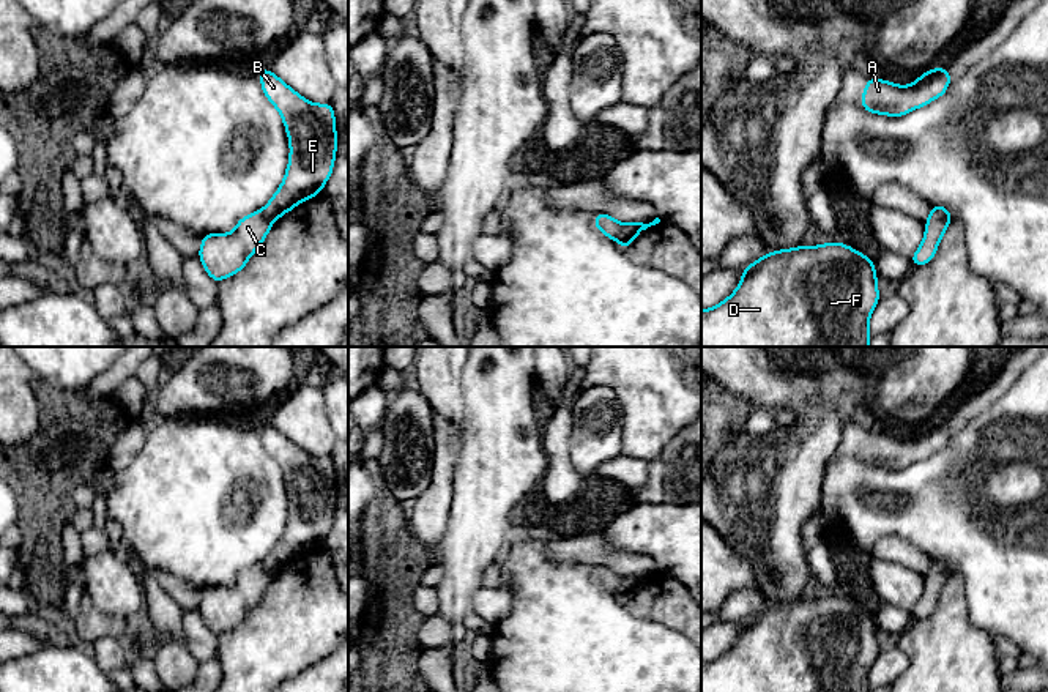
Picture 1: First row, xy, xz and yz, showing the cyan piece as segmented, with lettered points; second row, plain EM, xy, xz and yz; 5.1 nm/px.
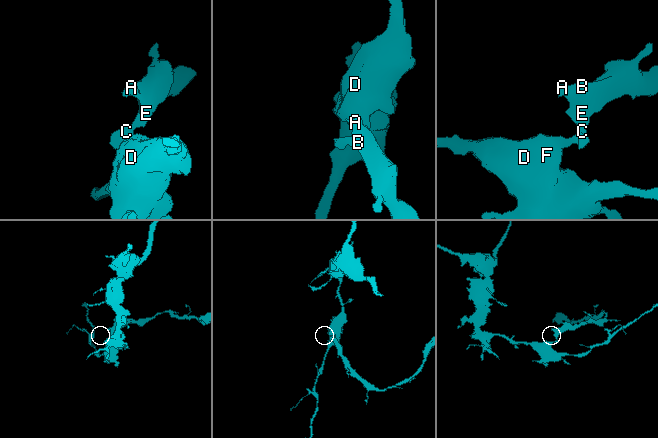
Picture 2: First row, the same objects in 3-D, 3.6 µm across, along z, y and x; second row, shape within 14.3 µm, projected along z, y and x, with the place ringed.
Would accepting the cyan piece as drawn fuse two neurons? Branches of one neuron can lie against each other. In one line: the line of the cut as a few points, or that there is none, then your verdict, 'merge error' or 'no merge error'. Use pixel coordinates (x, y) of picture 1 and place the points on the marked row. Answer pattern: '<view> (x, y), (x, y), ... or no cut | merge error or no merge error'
xz (623, 226), (616, 240) | merge error

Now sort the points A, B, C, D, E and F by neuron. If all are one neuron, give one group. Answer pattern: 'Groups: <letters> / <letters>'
Groups: A B E / C D F

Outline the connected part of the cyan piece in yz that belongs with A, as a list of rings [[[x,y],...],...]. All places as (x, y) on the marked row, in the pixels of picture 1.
[[[939,66],[920,74],[914,84],[906,87],[867,77],[860,106],[870,113],[903,117],[941,98],[949,88],[950,77],[952,73]]]

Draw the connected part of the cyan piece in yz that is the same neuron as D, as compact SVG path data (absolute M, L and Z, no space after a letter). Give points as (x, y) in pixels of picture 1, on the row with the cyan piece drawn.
M837 241L821 246L801 244L794 249L780 249L764 254L742 270L742 279L738 288L727 299L711 309L701 311L701 347L870 347L871 336L868 322L881 299L876 281L875 262L851 246Z

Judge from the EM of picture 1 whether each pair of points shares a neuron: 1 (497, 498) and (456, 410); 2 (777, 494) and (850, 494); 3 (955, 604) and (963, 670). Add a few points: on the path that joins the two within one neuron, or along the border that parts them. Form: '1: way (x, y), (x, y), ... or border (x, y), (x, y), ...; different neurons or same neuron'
1: border (462, 386), (464, 427), (460, 431); different neurons
2: border (829, 457), (823, 470), (821, 514); different neurons
3: way (955, 620), (955, 654); same neuron

